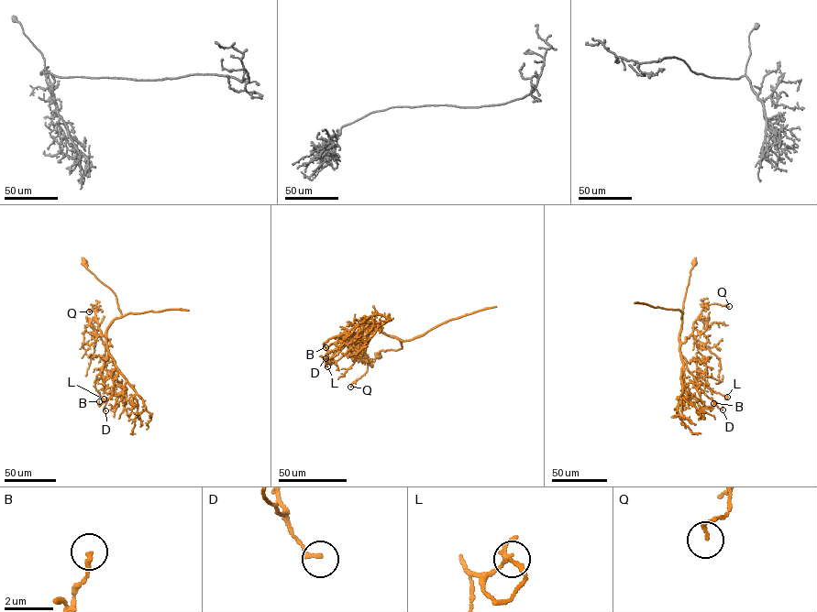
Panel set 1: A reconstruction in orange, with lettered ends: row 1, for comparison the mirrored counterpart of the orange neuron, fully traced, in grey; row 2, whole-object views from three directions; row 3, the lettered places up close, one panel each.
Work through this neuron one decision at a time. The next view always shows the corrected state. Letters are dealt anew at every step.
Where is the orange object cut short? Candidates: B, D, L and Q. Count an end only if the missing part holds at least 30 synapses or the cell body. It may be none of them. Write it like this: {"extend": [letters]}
{"extend": []}

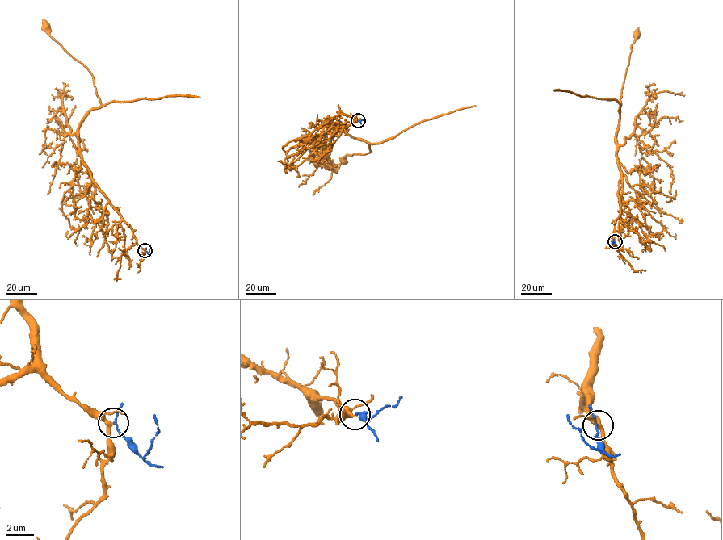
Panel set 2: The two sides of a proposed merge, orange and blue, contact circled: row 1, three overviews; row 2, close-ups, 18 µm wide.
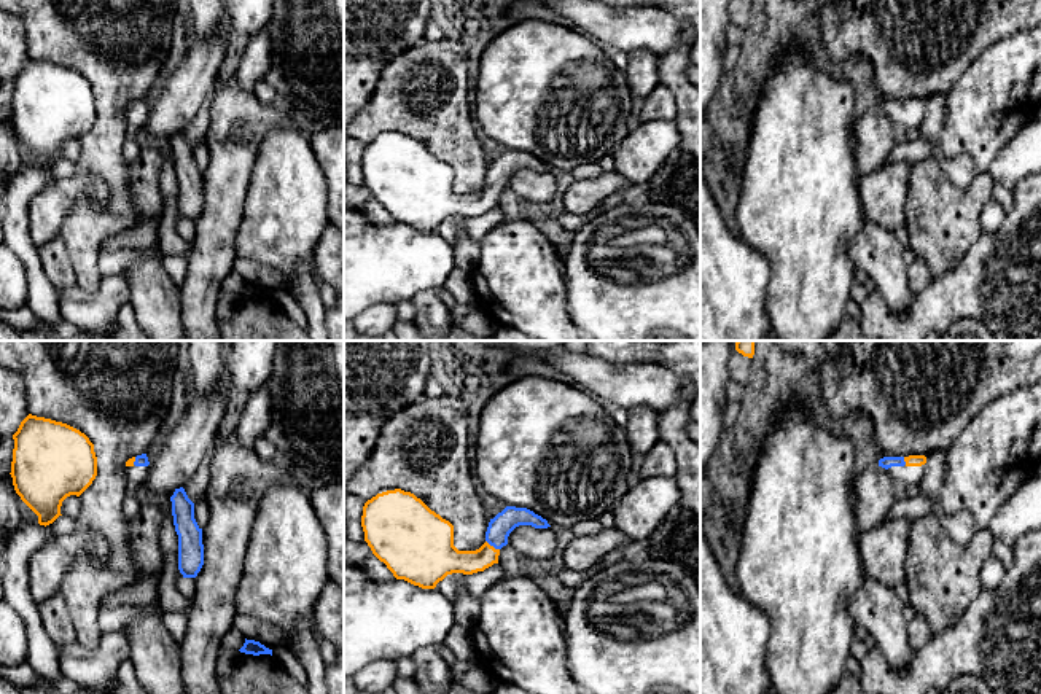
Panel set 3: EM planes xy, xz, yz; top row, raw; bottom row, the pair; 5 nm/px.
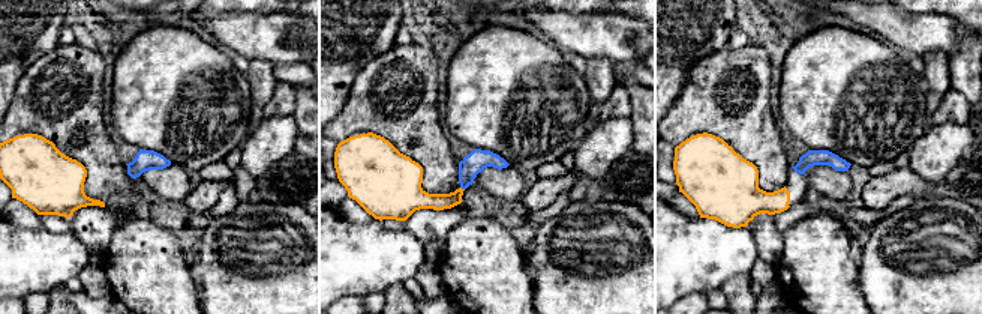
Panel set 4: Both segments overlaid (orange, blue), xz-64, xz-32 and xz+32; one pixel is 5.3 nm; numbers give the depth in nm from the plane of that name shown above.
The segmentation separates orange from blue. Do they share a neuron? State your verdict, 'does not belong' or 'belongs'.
belongs

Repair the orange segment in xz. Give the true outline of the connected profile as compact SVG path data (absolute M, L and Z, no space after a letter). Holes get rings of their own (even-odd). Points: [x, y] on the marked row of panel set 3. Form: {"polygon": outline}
{"polygon": "M401 489L377 493L363 506L361 527L372 554L387 565L396 579L422 589L435 589L447 575L473 575L498 563L500 549L519 525L551 527L546 519L527 508L506 506L490 519L485 543L476 551L458 551L454 546L454 525L431 511L420 498Z"}

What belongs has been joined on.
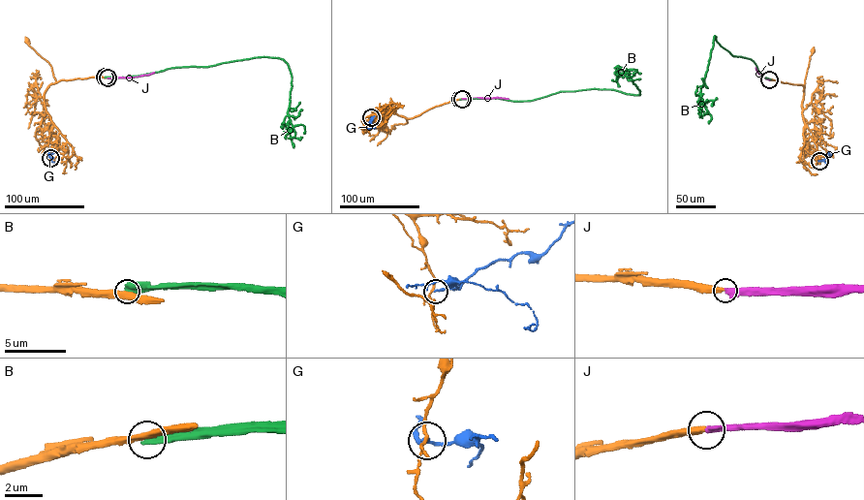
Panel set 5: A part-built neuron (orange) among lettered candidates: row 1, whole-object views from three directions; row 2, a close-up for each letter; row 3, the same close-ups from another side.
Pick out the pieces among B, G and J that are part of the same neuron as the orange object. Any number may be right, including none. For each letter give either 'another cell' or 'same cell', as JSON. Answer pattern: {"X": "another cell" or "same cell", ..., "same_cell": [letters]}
{"B": "another cell", "G": "another cell", "J": "same cell", "same_cell": ["J"]}

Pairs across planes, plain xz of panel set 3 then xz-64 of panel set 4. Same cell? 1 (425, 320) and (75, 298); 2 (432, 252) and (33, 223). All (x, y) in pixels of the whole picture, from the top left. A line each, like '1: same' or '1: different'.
1: different
2: different

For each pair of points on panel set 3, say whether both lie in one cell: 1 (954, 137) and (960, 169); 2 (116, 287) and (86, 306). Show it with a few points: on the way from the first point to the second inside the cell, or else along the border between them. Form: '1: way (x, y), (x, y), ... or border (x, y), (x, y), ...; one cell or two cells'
1: border (943, 153), (965, 153), (978, 174); two cells
2: way (109, 295), (94, 306); one cell

